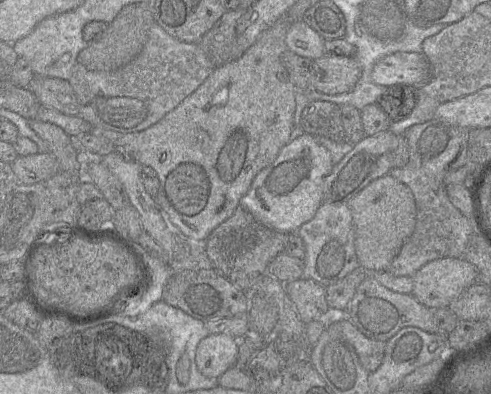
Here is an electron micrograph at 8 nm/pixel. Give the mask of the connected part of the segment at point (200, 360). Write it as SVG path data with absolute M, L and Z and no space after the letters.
M209 334L196 350L196 365L207 377L218 378L236 363L240 340L224 334Z

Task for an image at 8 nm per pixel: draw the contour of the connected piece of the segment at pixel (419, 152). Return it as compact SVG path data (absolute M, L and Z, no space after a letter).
M432 118L411 126L404 137L409 149L409 160L402 168L392 168L389 174L411 189L416 204L416 225L387 272L395 276L412 277L430 261L463 257L473 227L468 218L451 203L444 184L448 170L458 169L467 162L467 129Z

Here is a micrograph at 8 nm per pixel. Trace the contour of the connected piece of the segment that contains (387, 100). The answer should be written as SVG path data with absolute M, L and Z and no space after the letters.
M397 84L386 87L377 105L382 108L391 121L399 121L412 112L417 101L418 91L416 87Z

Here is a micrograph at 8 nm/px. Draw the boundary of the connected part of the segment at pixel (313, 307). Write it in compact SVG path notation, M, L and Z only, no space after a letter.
M308 277L283 284L302 322L308 324L325 317L330 307L324 286Z

